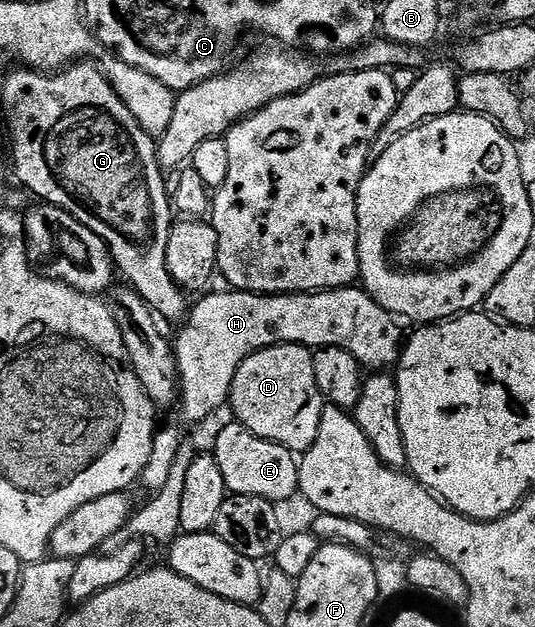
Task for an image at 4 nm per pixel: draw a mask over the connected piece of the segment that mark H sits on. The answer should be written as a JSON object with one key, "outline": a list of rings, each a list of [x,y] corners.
{"outline":[[[362,287],[294,294],[226,291],[208,291],[203,294],[208,296],[196,304],[194,301],[182,321],[179,337],[173,340],[179,371],[177,409],[191,424],[213,415],[215,408],[230,401],[233,378],[241,362],[260,348],[272,348],[274,344],[299,344],[312,350],[340,348],[349,350],[367,370],[394,369],[403,355],[404,325]]]}

